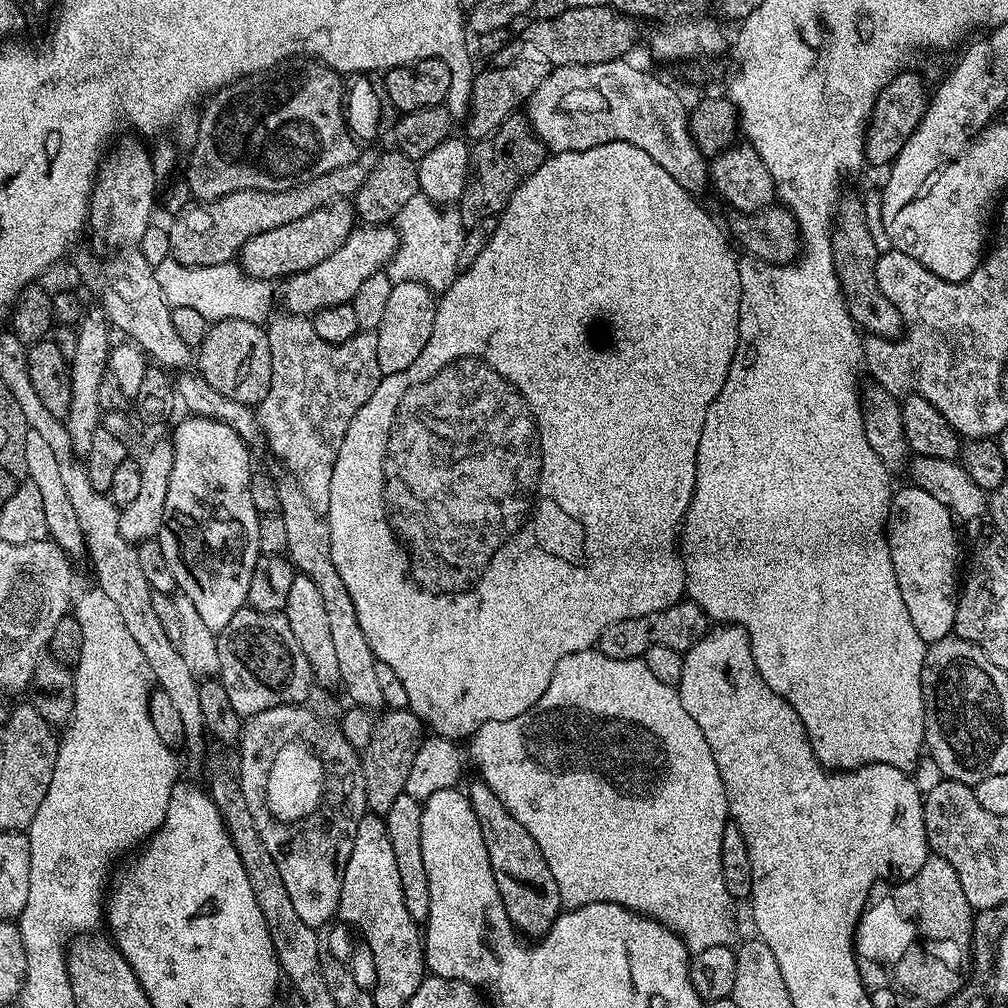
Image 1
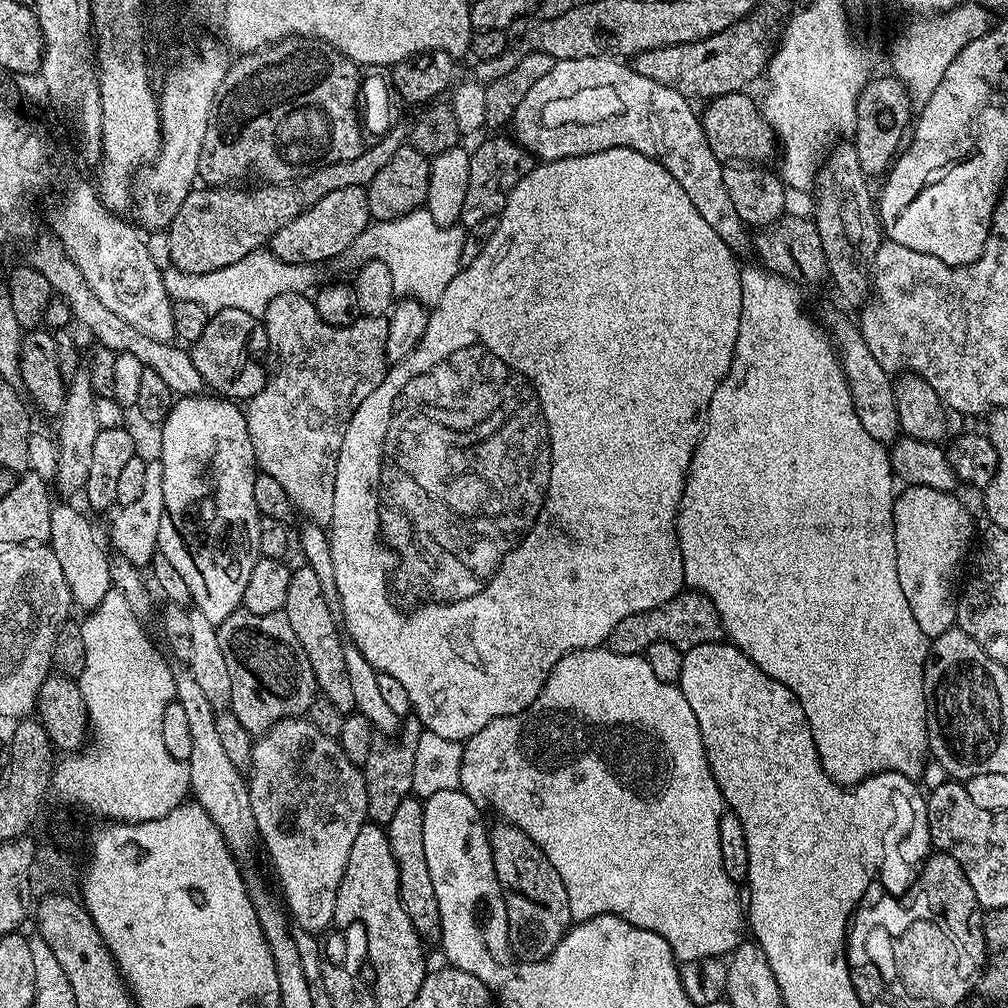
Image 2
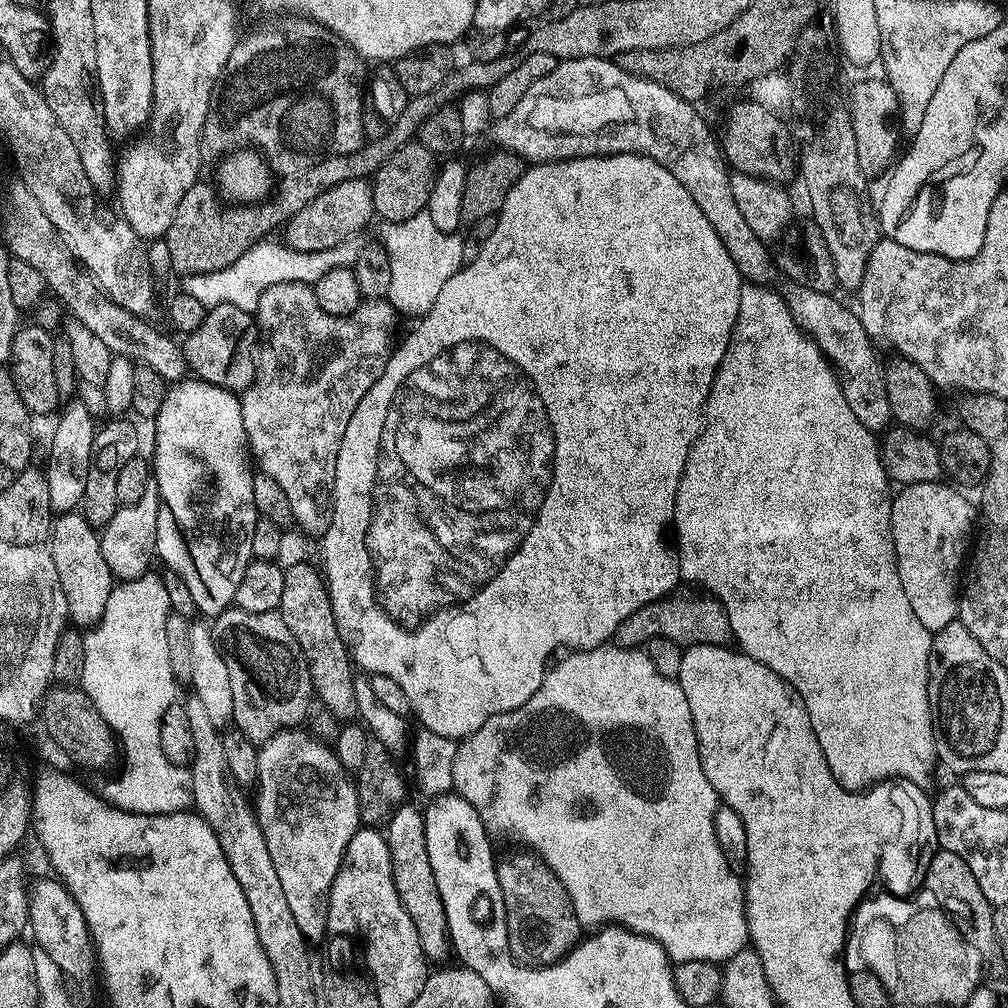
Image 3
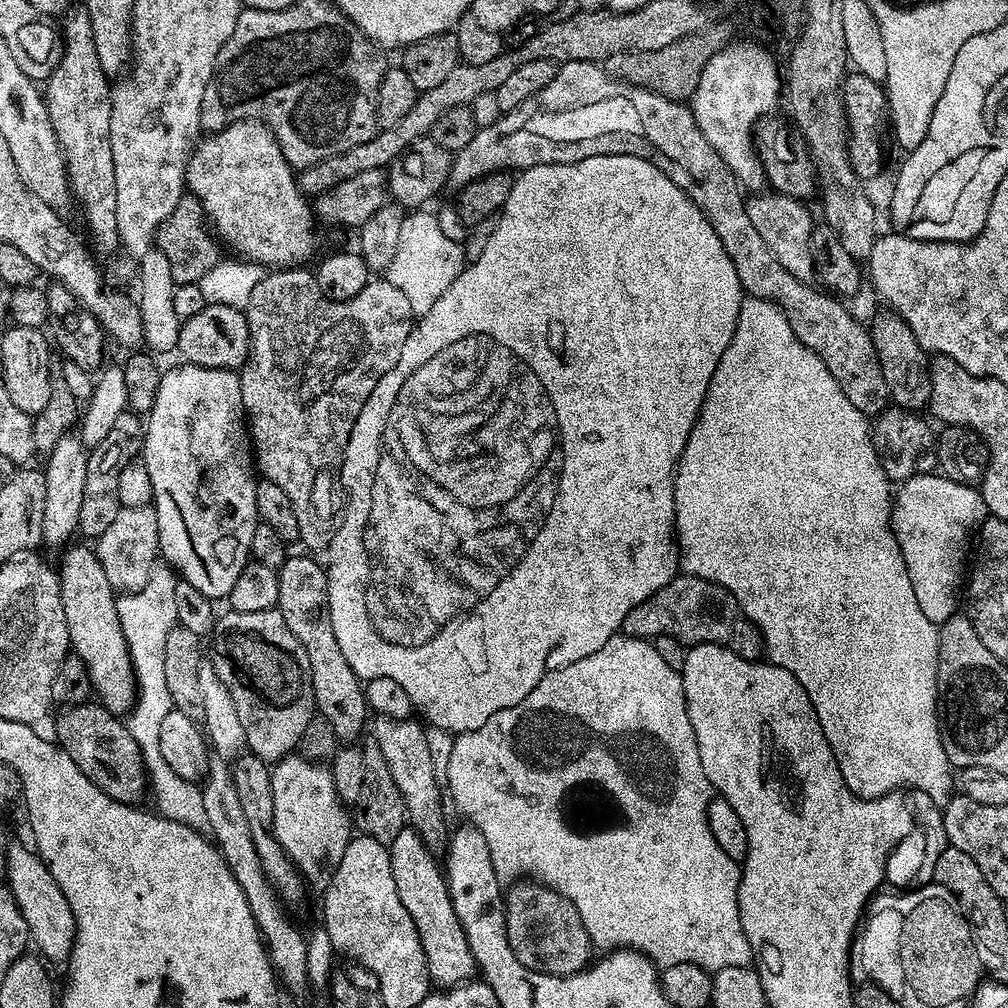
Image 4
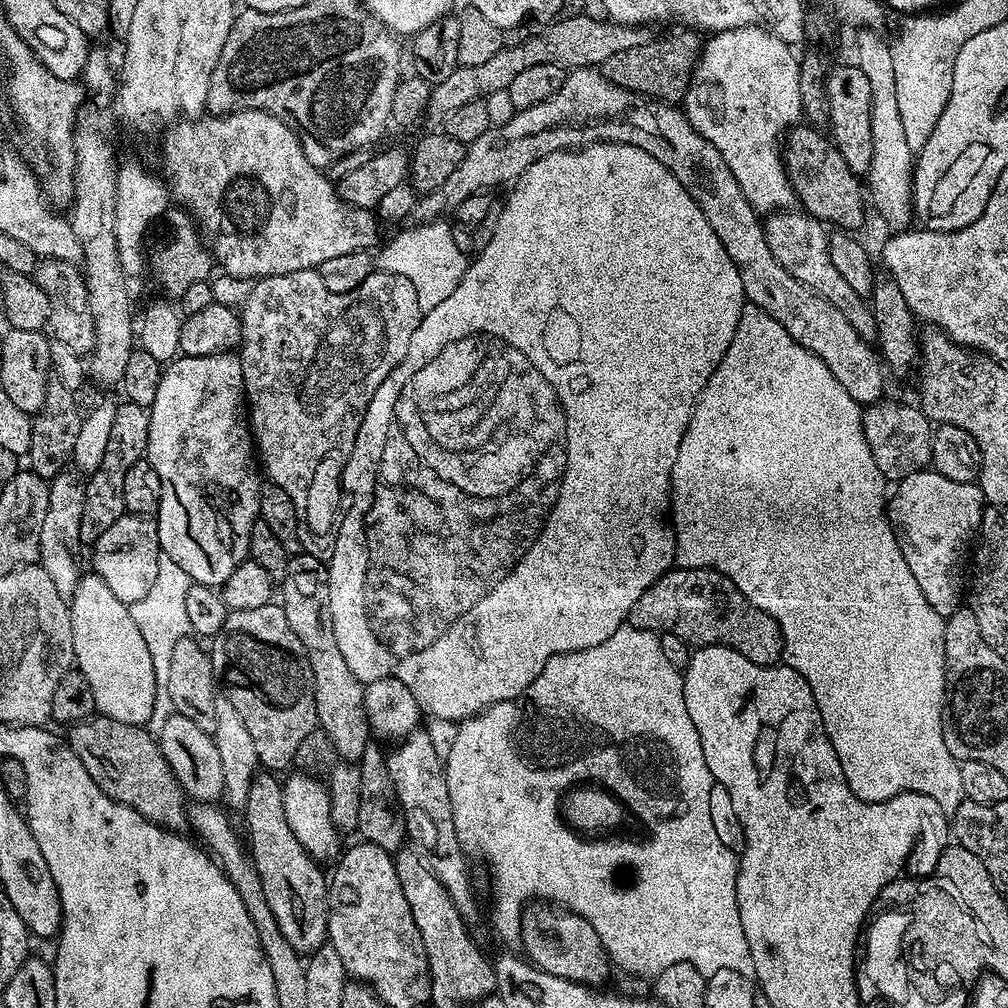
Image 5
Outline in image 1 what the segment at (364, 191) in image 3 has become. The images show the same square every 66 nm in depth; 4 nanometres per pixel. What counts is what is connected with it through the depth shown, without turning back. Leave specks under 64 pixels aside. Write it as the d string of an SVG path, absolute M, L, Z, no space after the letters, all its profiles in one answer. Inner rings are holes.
M351 199L334 200L306 214L306 218L298 218L298 222L290 222L286 226L278 226L274 230L266 230L266 234L258 234L250 238L240 248L238 263L250 276L257 276L260 280L275 281L275 276L287 278L295 276L297 272L305 272L318 262L326 262L338 246L348 241L348 235L357 227L358 217L356 205Z

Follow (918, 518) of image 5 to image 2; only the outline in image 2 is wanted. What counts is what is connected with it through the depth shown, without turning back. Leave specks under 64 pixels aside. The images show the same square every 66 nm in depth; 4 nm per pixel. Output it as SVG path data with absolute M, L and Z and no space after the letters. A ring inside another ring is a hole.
M917 484L905 487L905 492L895 497L892 502L892 517L894 518L894 542L896 543L896 557L898 558L898 582L902 582L902 594L906 594L906 602L914 614L914 622L918 622L918 630L929 638L938 634L946 634L956 623L956 602L958 599L958 580L956 575L960 572L960 563L964 560L964 551L968 548L968 543L972 540L972 516L964 509L962 501L952 492L934 490L930 486L918 486Z

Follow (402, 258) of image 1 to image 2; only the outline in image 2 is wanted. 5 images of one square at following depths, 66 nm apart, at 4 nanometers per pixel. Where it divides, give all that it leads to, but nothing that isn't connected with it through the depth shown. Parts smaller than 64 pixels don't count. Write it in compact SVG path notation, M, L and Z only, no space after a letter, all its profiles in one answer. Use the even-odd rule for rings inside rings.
M424 206L398 218L394 224L396 228L400 228L400 245L396 248L394 241L386 241L382 258L390 266L396 296L418 300L425 306L436 304L438 298L442 298L446 286L450 286L450 282L454 282L454 278L460 273L465 229L460 226L438 226L438 222L430 218L428 209Z

